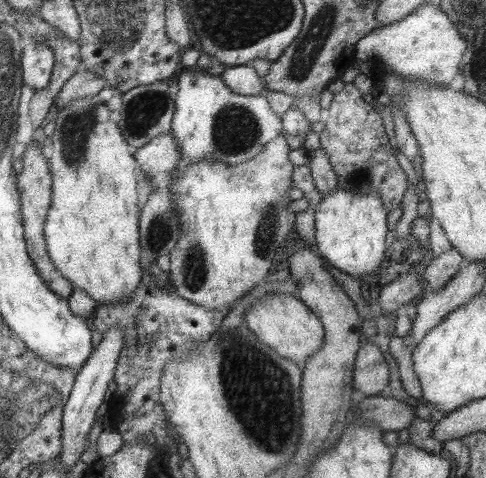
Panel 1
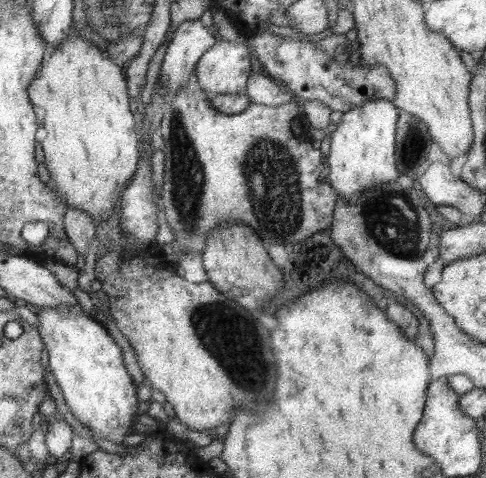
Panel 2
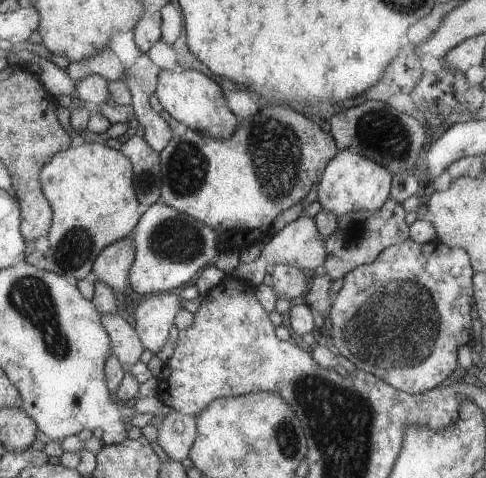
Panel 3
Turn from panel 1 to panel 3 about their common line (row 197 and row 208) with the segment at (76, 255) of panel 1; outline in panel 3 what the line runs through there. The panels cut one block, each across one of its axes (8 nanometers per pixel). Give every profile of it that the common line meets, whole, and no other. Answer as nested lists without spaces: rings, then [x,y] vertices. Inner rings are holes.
[[[85,138],[83,140],[77,140],[73,146],[68,147],[66,150],[61,150],[59,153],[55,154],[54,158],[51,158],[46,166],[43,166],[42,173],[40,174],[40,182],[42,184],[43,195],[46,196],[46,200],[53,208],[53,222],[48,230],[46,237],[49,241],[49,250],[47,254],[43,256],[45,264],[43,264],[43,271],[49,271],[51,273],[62,275],[70,281],[81,281],[82,279],[90,273],[94,267],[95,258],[98,258],[98,255],[102,253],[108,245],[111,245],[113,242],[119,241],[127,236],[131,236],[137,223],[137,214],[135,214],[135,208],[137,208],[138,200],[135,200],[134,188],[132,186],[132,164],[130,160],[126,158],[119,150],[112,150],[107,148],[103,144],[96,144],[93,142],[93,139]]]

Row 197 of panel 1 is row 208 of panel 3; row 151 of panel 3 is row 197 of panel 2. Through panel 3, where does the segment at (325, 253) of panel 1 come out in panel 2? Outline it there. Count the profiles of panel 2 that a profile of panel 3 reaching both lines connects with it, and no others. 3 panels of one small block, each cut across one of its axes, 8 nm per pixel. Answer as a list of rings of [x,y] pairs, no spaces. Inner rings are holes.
[[[369,100],[365,104],[342,113],[341,121],[331,134],[327,154],[327,183],[335,189],[338,200],[349,202],[361,191],[395,180],[397,168],[393,158],[395,122],[398,122],[398,108],[387,100]]]

